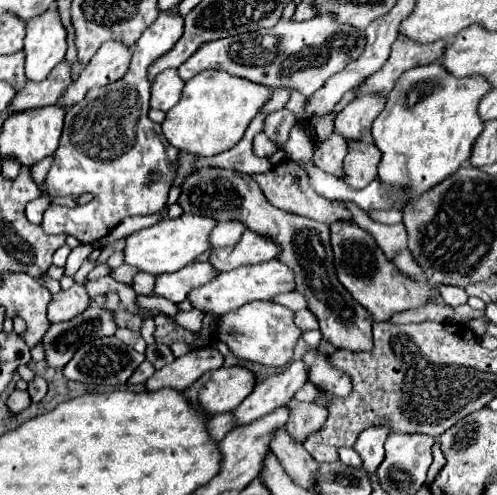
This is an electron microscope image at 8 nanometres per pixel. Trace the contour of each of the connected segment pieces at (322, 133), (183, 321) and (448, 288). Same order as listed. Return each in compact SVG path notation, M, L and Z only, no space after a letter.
M331 112L324 116L316 116L312 121L311 125L315 132L315 141L316 143L321 143L326 140L328 136L333 132L334 129L334 119L335 116L332 116Z
M192 309L192 311L186 311L186 313L178 313L172 317L178 325L184 325L184 329L190 329L190 331L198 331L202 327L202 319L204 319L204 313L200 309Z
M442 285L440 287L440 296L442 299L444 299L443 301L450 306L467 303L469 298L468 294L463 288L452 285Z

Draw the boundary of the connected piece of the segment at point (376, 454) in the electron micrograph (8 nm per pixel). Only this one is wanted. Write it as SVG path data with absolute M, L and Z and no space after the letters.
M378 423L362 431L362 435L356 441L356 451L362 455L362 467L366 471L376 471L378 465L384 461L384 443L390 437L390 425Z

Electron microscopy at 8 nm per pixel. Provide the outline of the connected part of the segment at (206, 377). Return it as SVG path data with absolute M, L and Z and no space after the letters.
M234 365L234 367L220 367L216 371L208 371L204 373L196 383L192 383L184 393L186 397L196 405L200 405L202 413L206 415L216 415L216 413L226 413L226 411L234 411L254 389L256 385L256 375L254 371L250 371L244 365Z

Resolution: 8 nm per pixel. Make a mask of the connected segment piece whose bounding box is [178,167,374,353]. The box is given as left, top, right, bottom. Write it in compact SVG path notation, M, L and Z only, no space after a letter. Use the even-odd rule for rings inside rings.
M204 167L188 175L182 185L178 205L186 211L194 211L194 215L212 215L218 221L240 219L248 225L248 229L276 239L282 245L282 253L278 255L278 259L294 269L296 289L306 295L312 311L316 311L316 317L320 319L320 331L324 335L322 339L332 347L344 351L372 351L372 317L362 305L352 299L352 295L336 277L326 223L318 223L308 217L272 207L252 175L218 167Z

